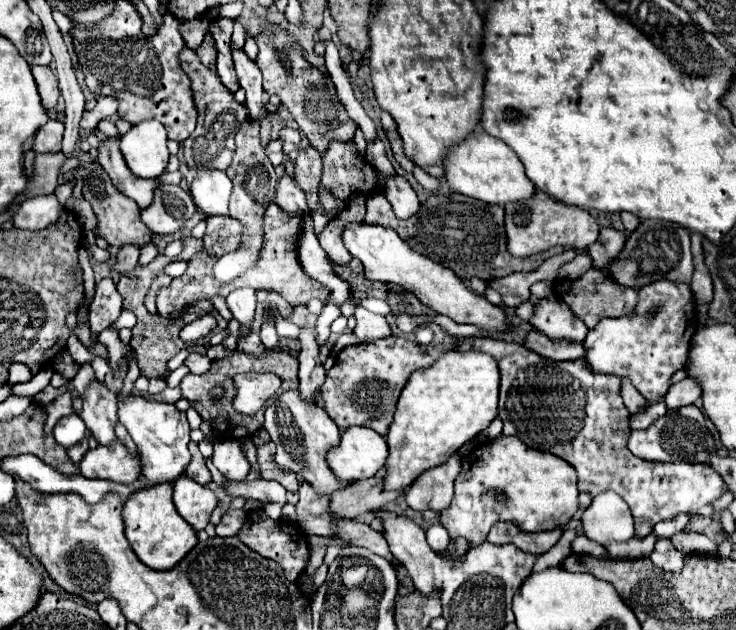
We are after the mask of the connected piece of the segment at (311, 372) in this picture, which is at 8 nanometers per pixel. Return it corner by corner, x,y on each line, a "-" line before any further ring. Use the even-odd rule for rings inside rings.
304,326
300,328
300,336
298,336
302,350
298,356
300,362
300,394
306,396
306,400
316,400
316,394
326,378
326,370
320,364
318,358
318,344
316,344
316,334
314,328

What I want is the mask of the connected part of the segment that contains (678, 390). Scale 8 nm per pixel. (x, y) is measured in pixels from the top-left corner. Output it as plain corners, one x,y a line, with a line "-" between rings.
684,378
682,382
674,384
674,386
668,390
668,394
664,396
664,402
666,402
668,410
676,410
676,408
680,408
680,406
694,404
698,398
700,398
700,386
698,386
694,380

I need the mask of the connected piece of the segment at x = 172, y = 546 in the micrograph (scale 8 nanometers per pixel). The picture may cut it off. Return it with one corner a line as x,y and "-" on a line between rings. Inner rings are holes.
168,482
156,484
156,488
148,488
148,492
136,492
132,500
124,502
122,518
132,550
152,570
174,568
198,544
196,530
184,522
172,504
172,484

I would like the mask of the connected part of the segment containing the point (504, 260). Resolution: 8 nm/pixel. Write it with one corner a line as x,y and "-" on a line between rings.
438,192
430,196
412,220
398,220
392,212
390,202
386,200
384,194
372,196
372,200
366,200
366,218
364,222
368,224
380,224
388,226
398,232
402,240
406,240
416,252
434,256
436,262
452,268
456,276
462,280
470,280
472,276
478,276
482,280
494,280
494,278
504,278
514,272
530,272
536,270
546,258
560,254
564,248
554,246
550,250
544,250
532,258
514,258
506,250
506,232
504,232
504,208
502,206
492,206
474,198
468,198
458,192

